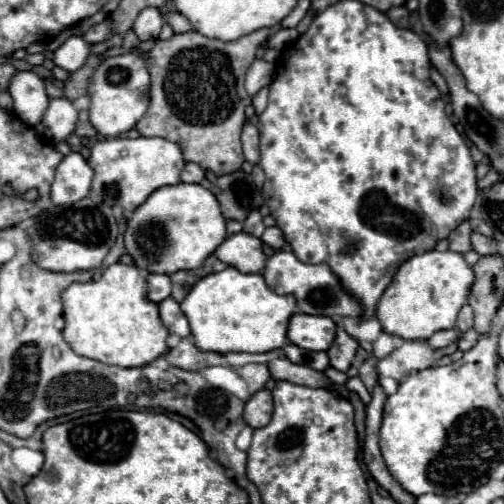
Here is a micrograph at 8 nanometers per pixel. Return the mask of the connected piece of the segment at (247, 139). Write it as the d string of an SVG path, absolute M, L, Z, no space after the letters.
M247 123L247 125L243 127L241 143L243 143L245 159L255 165L255 163L259 161L259 133L257 133L257 127L255 127L253 123Z

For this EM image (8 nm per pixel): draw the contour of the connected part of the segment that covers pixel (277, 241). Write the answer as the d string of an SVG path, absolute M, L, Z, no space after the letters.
M267 227L265 233L261 235L261 241L273 249L281 249L285 239L283 239L283 231L279 227Z

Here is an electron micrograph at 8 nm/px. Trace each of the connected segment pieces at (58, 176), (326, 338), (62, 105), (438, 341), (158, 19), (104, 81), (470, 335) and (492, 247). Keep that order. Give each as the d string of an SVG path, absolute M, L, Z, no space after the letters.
M69 153L55 171L51 185L51 201L55 205L71 205L91 193L93 169L79 153Z
M297 313L289 321L287 337L293 345L309 351L327 351L335 339L337 323L331 317Z
M51 99L49 109L45 111L45 117L41 121L47 127L49 139L53 143L65 141L69 135L75 133L77 123L77 109L69 99Z
M447 329L447 331L437 331L433 337L427 339L427 343L433 347L433 349L441 349L441 347L447 347L451 345L453 341L457 341L459 333L457 329Z
M147 7L147 9L143 9L139 13L139 17L137 17L135 25L133 25L133 31L137 33L137 37L141 41L147 41L151 37L159 37L163 23L165 23L163 13L157 7Z
M133 53L107 57L89 81L89 119L101 137L117 137L131 131L137 121L145 115L149 105L149 85L151 77L147 73L145 59Z
M469 329L469 331L465 331L465 333L461 335L461 339L457 341L457 345L459 345L461 351L469 351L469 349L477 343L477 339L479 339L479 335L475 333L475 329Z
M473 233L471 235L471 243L473 243L473 249L479 253L479 255L497 255L497 241L491 239L491 237L485 237L485 235L479 235L479 233Z

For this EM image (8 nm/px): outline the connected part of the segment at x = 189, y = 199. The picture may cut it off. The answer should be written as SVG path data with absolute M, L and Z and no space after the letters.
M201 185L161 187L127 221L125 247L139 269L171 275L181 269L197 269L227 239L225 219L215 195Z

